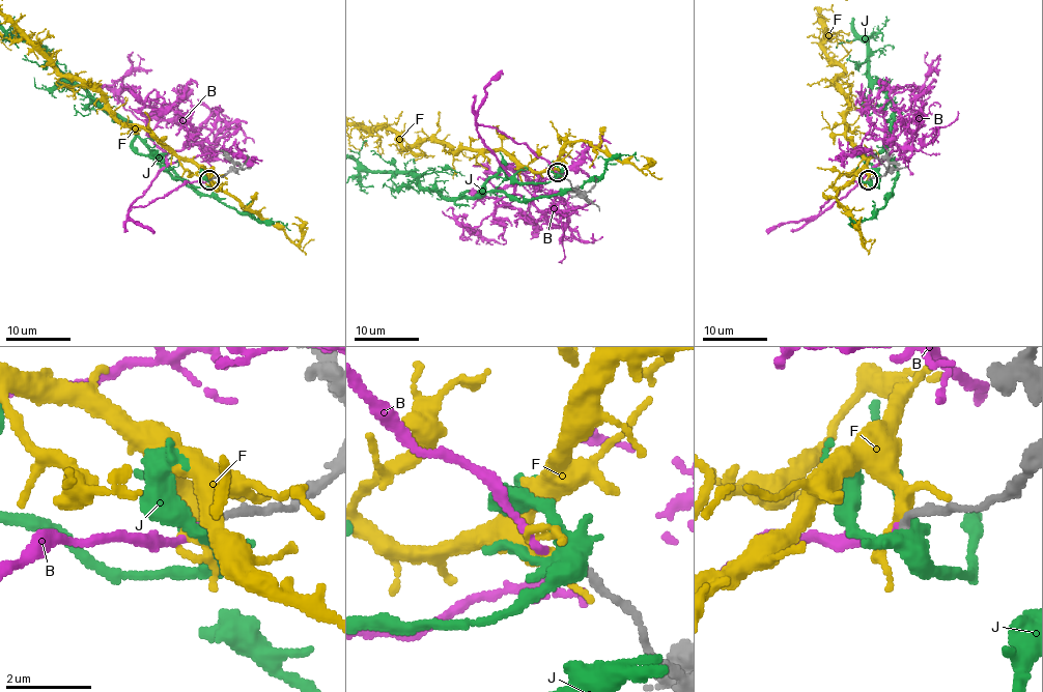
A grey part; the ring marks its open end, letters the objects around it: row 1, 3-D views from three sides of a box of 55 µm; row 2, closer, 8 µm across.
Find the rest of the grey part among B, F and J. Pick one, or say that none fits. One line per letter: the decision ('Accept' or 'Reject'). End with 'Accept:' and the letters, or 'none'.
B: Accept
F: Reject
J: Reject
Accept: B

